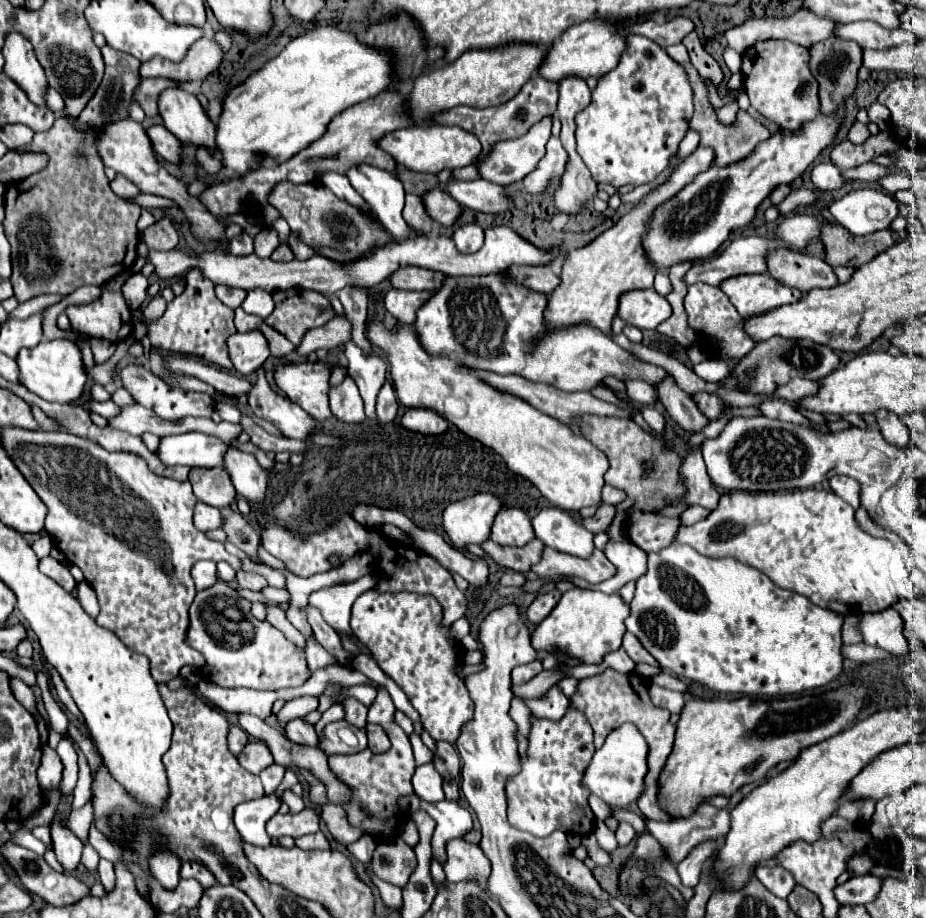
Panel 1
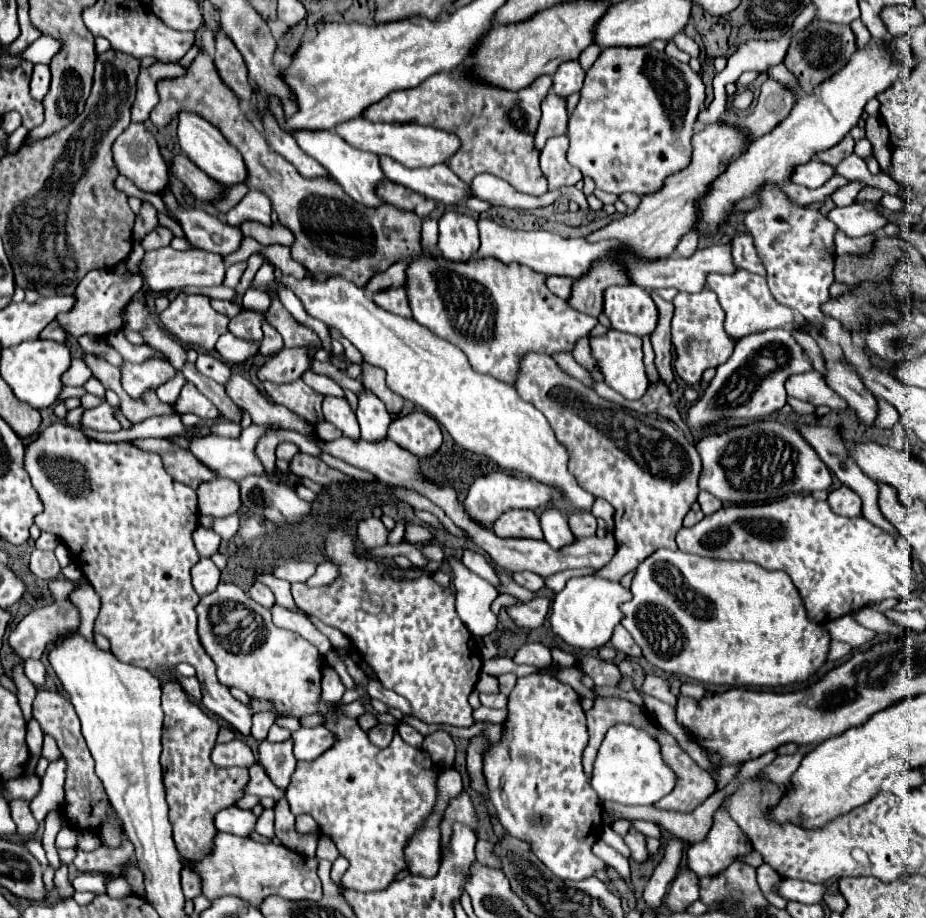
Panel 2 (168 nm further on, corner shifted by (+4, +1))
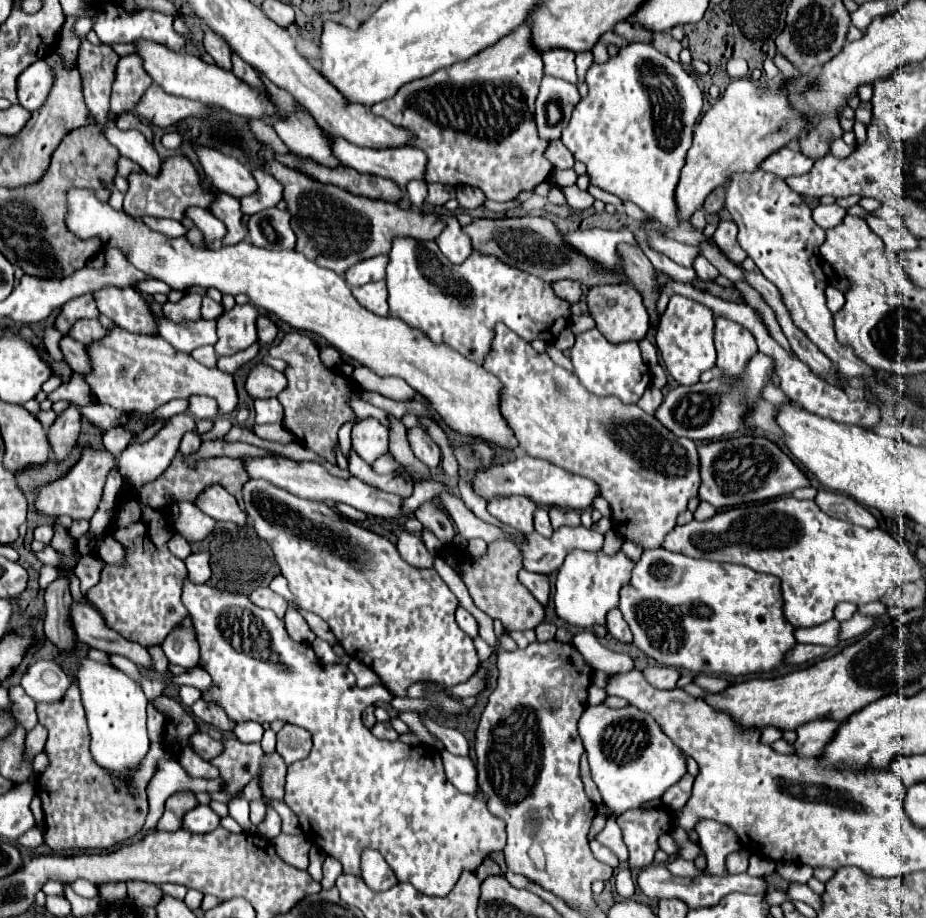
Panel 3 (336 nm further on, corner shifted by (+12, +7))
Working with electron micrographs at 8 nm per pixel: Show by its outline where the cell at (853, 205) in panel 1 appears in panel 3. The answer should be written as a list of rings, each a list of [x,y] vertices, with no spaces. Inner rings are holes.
[[[819,204],[819,206],[813,210],[815,222],[817,222],[821,228],[825,228],[825,230],[829,230],[831,226],[837,226],[839,222],[843,222],[845,216],[847,216],[847,210],[841,208],[841,206],[837,206],[837,204],[831,204],[831,206]]]

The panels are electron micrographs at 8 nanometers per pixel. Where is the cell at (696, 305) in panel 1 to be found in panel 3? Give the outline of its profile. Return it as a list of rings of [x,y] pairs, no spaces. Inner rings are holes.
[[[673,294],[663,318],[657,326],[657,348],[669,370],[669,374],[679,384],[699,382],[699,374],[715,366],[715,346],[713,346],[713,310],[691,298]]]

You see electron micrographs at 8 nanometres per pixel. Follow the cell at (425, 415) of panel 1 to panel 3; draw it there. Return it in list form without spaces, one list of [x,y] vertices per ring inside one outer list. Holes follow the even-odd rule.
[[[409,428],[407,430],[407,440],[411,444],[411,450],[413,454],[423,462],[427,464],[429,468],[435,468],[439,466],[441,462],[441,452],[439,452],[439,446],[429,438],[429,434],[421,428]]]

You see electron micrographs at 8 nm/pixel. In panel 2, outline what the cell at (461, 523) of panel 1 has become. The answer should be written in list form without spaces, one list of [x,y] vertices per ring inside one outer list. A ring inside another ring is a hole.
[[[495,470],[495,472],[489,472],[487,476],[481,476],[473,482],[463,504],[475,520],[479,520],[485,526],[493,526],[493,522],[503,512],[507,512],[509,508],[531,508],[531,510],[535,510],[539,506],[547,506],[555,498],[563,498],[563,492],[559,492],[559,488],[539,484],[537,480],[531,480],[531,478],[525,478],[525,476],[513,476],[513,474],[507,474],[503,470]]]

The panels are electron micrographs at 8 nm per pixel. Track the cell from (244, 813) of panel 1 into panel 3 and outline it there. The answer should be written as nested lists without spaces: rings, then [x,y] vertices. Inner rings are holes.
[[[197,806],[193,810],[189,810],[183,818],[183,828],[191,830],[191,832],[211,832],[215,828],[219,828],[219,814],[211,808],[211,806]]]

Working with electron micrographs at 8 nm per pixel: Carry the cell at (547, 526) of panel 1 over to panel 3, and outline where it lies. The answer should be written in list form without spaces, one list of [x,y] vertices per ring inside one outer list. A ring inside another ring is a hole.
[[[537,508],[535,510],[535,530],[545,536],[545,538],[551,538],[553,534],[553,526],[551,526],[551,520],[549,520],[549,512],[545,508]]]

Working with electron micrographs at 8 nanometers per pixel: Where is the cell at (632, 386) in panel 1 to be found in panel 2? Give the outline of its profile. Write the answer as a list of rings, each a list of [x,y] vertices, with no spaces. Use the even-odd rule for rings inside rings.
[[[609,328],[603,336],[591,338],[591,356],[595,358],[599,372],[603,374],[603,382],[619,392],[625,400],[639,400],[647,392],[649,380],[643,368],[643,350],[639,336],[629,336],[625,332]]]

